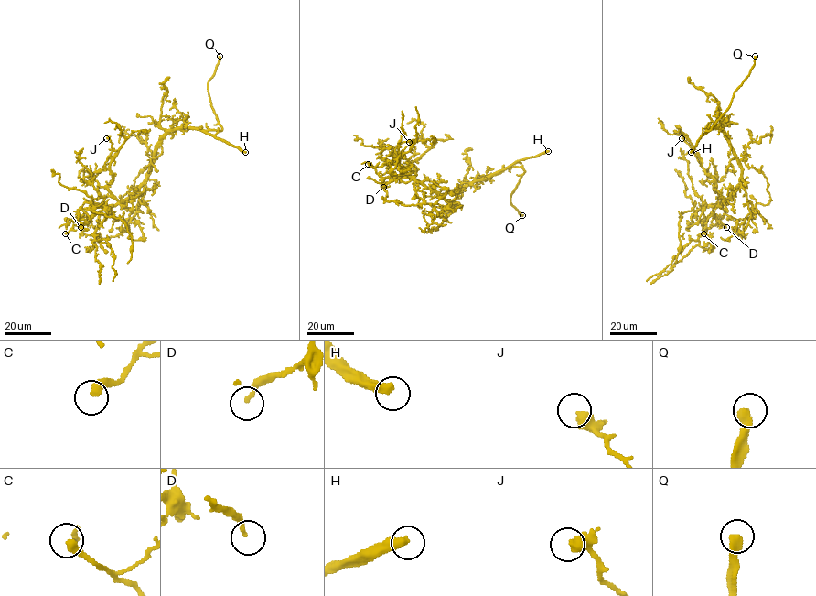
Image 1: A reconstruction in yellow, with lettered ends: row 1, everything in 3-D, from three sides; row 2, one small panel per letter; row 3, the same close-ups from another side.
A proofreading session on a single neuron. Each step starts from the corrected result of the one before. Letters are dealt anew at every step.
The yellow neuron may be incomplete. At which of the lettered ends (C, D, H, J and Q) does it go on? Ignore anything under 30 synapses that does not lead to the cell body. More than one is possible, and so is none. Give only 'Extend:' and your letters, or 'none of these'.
Extend: H, Q

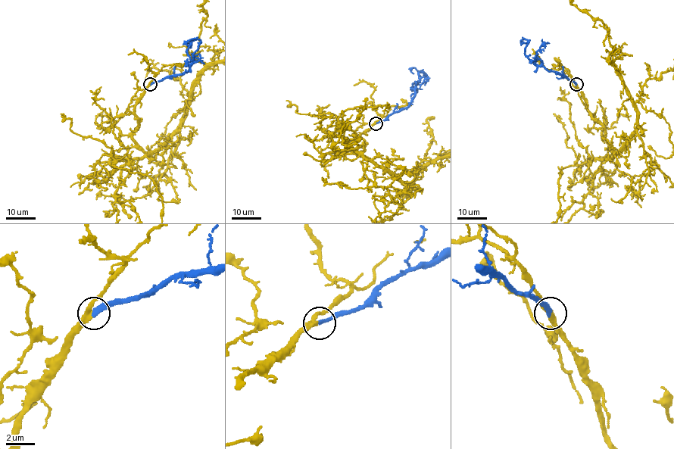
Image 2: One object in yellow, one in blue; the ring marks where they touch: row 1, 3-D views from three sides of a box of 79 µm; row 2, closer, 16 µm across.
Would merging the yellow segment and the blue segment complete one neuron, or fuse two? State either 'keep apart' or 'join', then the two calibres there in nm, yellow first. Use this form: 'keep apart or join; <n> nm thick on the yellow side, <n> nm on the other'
join; 300 nm thick on the yellow side, 300 nm on the other

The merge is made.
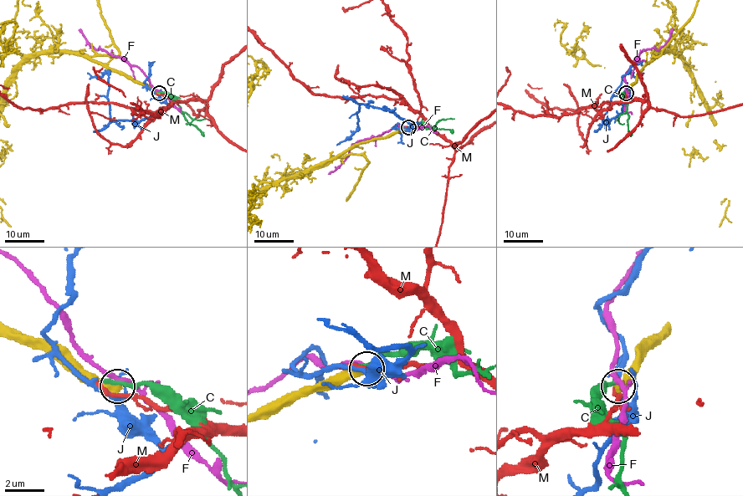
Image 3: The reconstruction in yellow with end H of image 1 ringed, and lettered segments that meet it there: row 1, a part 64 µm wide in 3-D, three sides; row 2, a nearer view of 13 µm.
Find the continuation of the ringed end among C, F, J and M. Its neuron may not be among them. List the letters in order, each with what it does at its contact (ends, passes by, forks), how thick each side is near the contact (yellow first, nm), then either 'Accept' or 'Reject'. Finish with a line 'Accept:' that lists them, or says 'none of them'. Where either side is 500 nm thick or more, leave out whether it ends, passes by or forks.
C: Thickness 500 nm (yellow) against 220 nm. Reject
F: It passes by. Thickness 420 nm (yellow) against 240 nm. Reject
J: Thickness 550 nm (yellow) against 220 nm. Reject
M: Thickness 550 nm (yellow) against 280 nm. Reject
Accept: none of them

